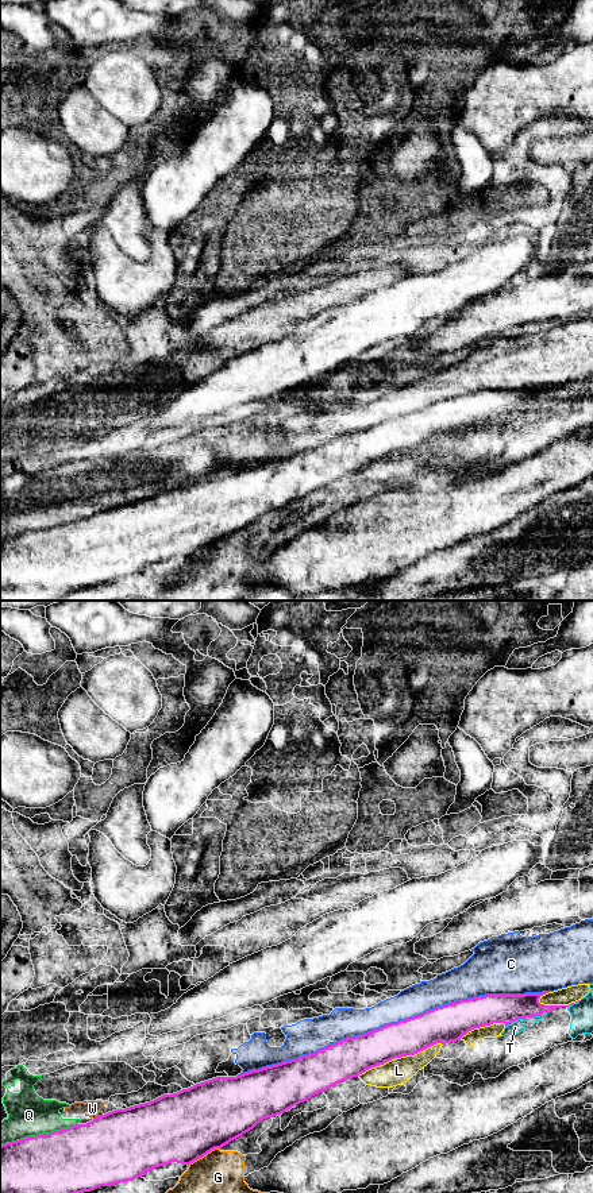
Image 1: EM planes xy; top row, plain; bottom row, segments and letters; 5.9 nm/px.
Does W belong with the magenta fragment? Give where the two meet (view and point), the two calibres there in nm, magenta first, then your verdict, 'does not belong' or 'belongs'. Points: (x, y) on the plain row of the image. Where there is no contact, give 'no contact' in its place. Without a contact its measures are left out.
meets magenta in xy at (97, 512); 420 nm thick on the magenta side, 100 nm on the other; does not belong

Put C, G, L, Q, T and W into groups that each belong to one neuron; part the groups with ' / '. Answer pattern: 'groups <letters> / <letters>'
groups C / G L T / Q W

